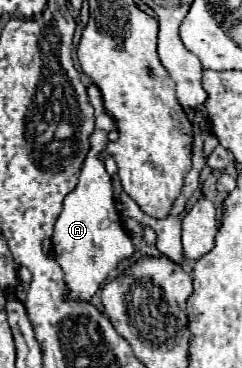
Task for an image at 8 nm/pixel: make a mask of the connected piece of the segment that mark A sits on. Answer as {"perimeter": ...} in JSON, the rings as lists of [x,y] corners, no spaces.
{"perimeter":[[[96,85],[88,87],[88,95],[90,95],[90,103],[96,109],[96,129],[90,137],[92,147],[82,165],[76,189],[70,191],[64,199],[62,213],[56,219],[54,235],[52,235],[54,257],[66,275],[66,285],[70,289],[70,297],[82,299],[82,301],[90,301],[92,295],[98,291],[98,287],[106,281],[108,273],[112,269],[116,269],[120,261],[128,259],[136,249],[134,243],[130,241],[130,235],[124,231],[124,227],[120,223],[120,213],[118,213],[116,201],[114,201],[112,179],[106,173],[104,161],[100,161],[100,155],[108,147],[106,137],[110,131],[116,129],[116,123],[106,113],[104,103],[102,103],[102,93]]]}

